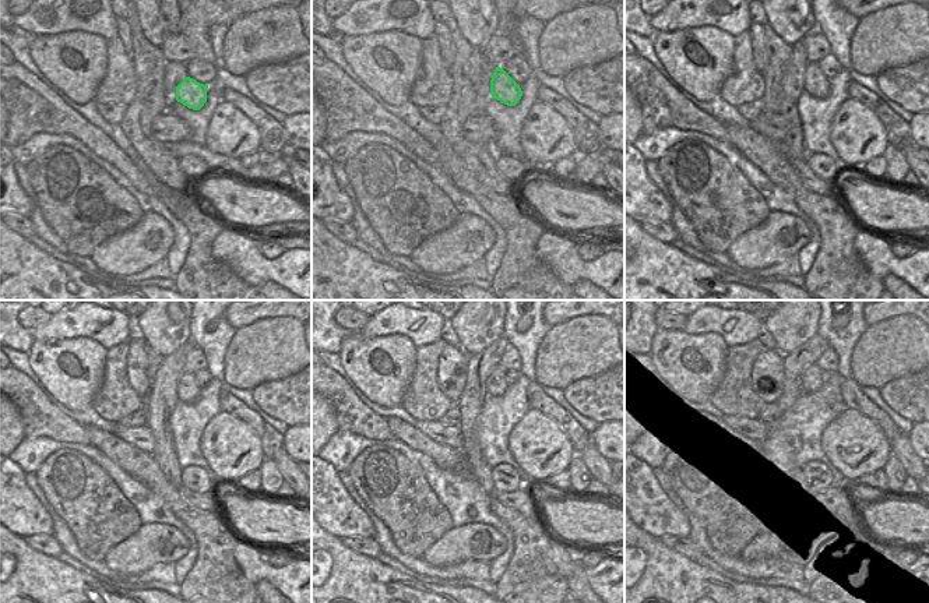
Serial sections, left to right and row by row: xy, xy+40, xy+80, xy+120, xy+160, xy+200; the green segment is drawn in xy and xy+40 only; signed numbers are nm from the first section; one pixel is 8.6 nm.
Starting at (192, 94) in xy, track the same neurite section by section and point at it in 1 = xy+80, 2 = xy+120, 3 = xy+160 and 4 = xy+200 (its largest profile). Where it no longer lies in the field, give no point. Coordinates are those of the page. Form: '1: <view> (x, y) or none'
1: xy+80 (815, 83)
2: xy+120 (187, 391)
3: xy+160 (496, 384)
4: xy+200 (812, 381)

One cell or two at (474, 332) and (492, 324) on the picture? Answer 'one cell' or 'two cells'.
one cell

